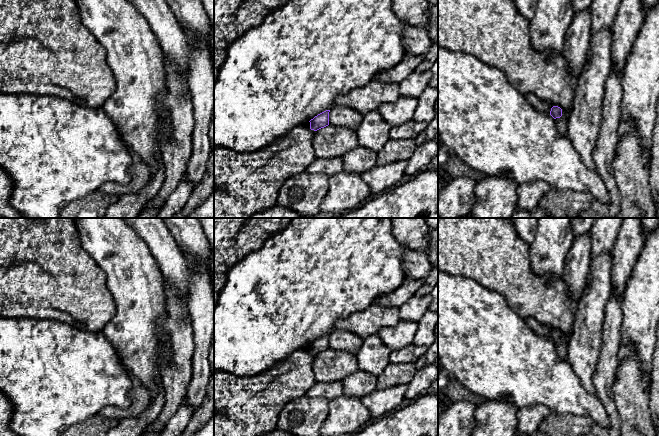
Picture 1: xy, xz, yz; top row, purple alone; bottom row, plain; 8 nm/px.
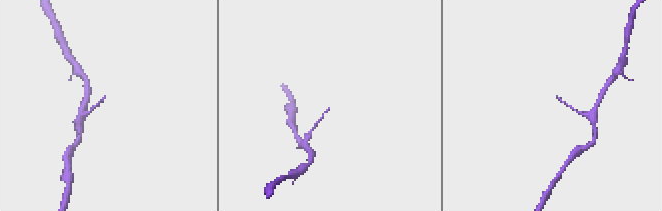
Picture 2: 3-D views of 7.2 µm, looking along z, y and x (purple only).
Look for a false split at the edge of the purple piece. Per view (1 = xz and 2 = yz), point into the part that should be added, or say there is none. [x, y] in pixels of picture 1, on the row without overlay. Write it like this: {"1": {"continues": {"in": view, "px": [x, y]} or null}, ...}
{"1": {"continues": null}, "2": {"continues": null}}

